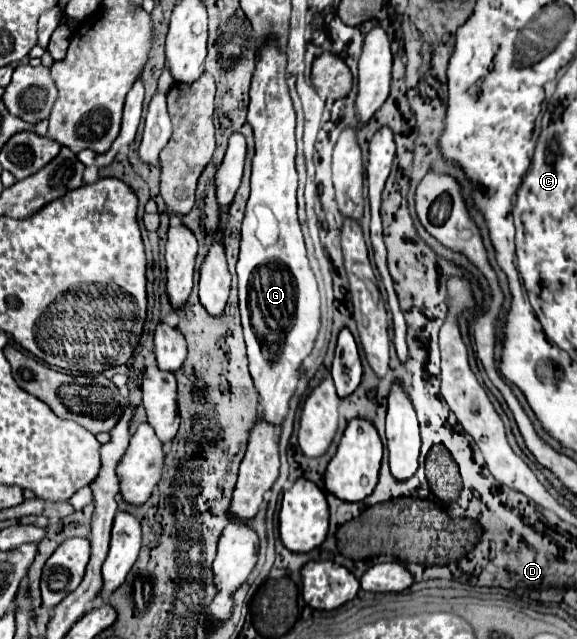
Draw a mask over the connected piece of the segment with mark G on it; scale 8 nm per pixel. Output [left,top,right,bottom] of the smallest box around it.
[236,42,320,428]

